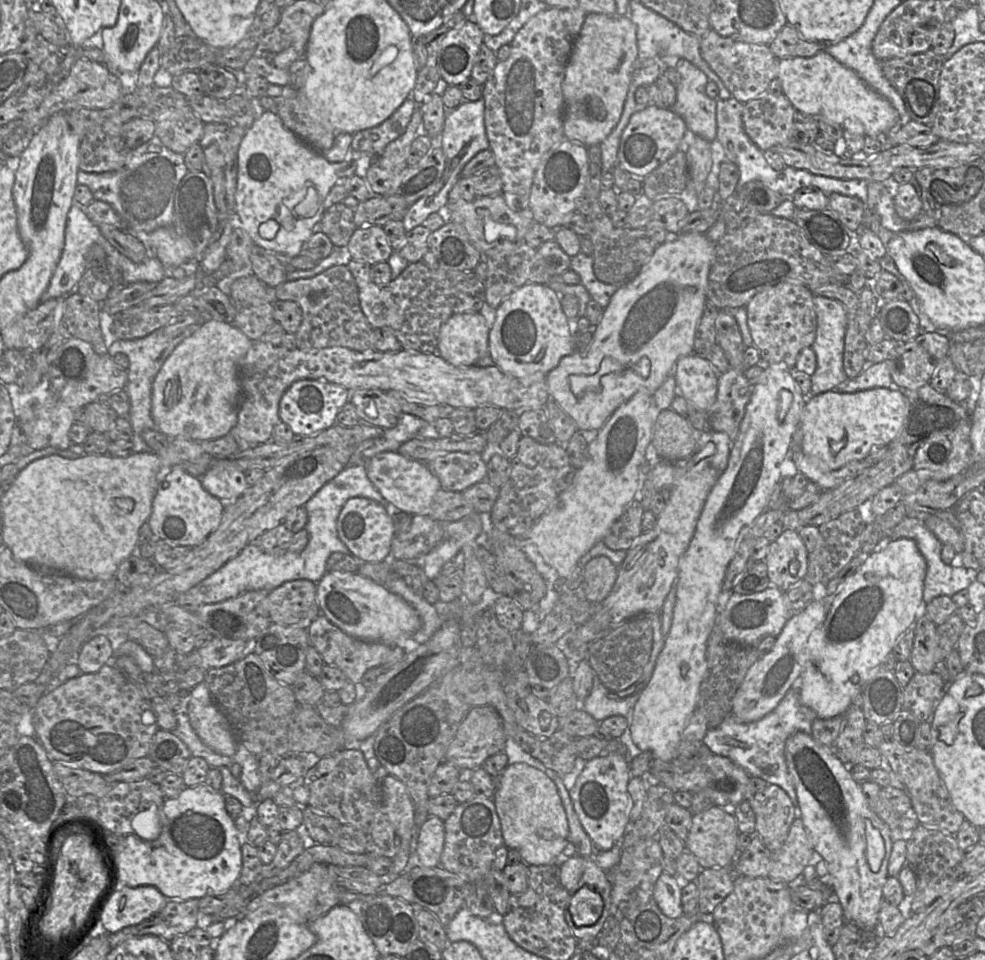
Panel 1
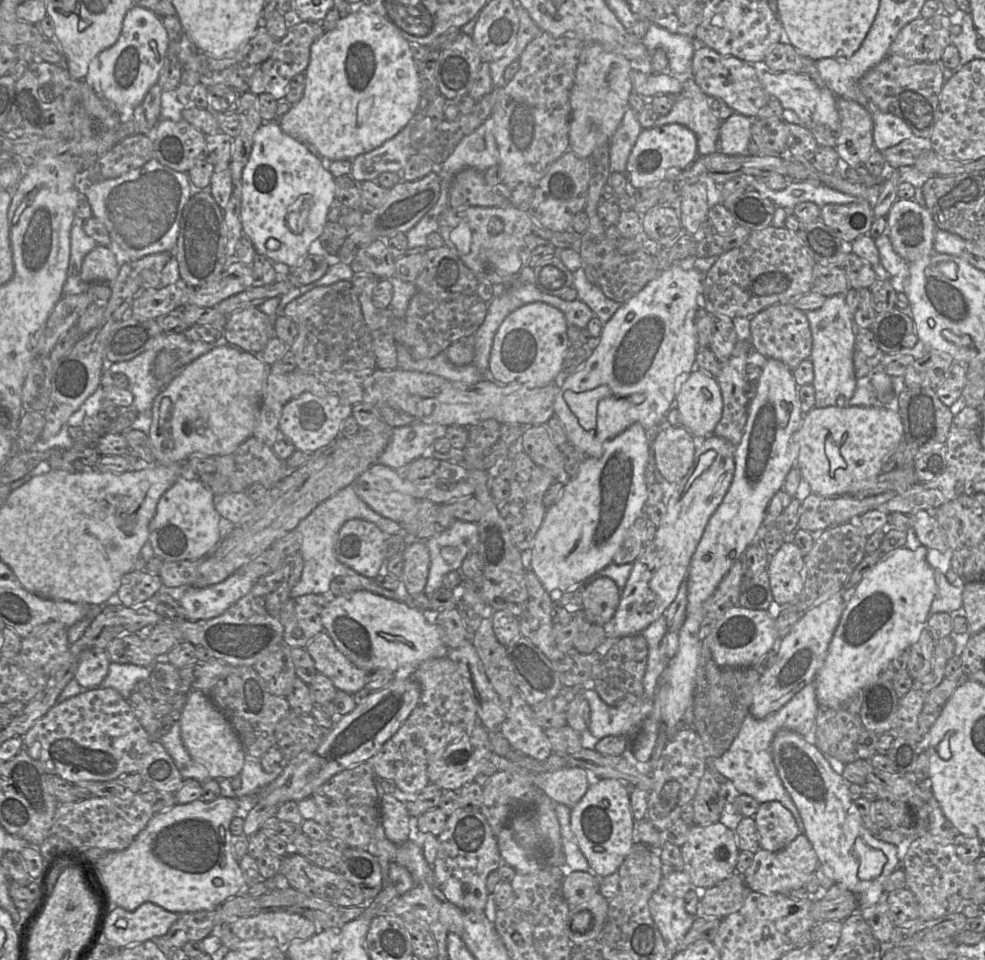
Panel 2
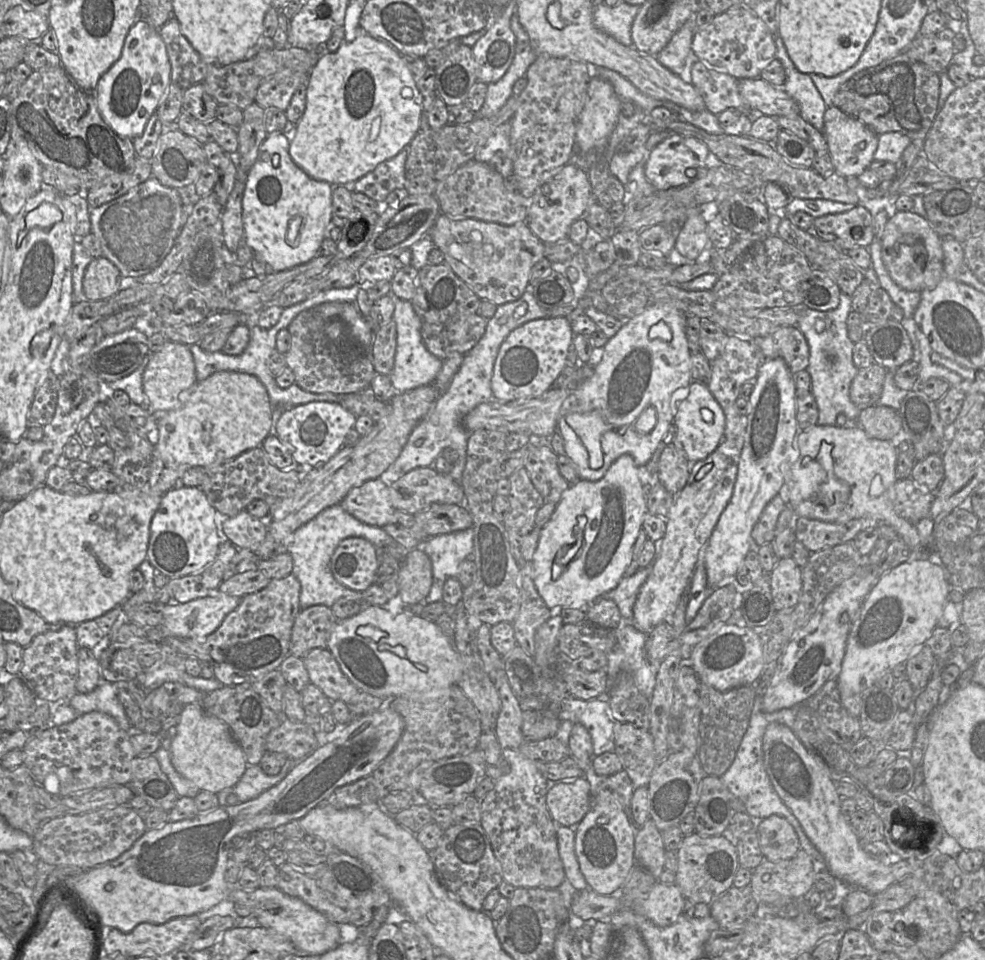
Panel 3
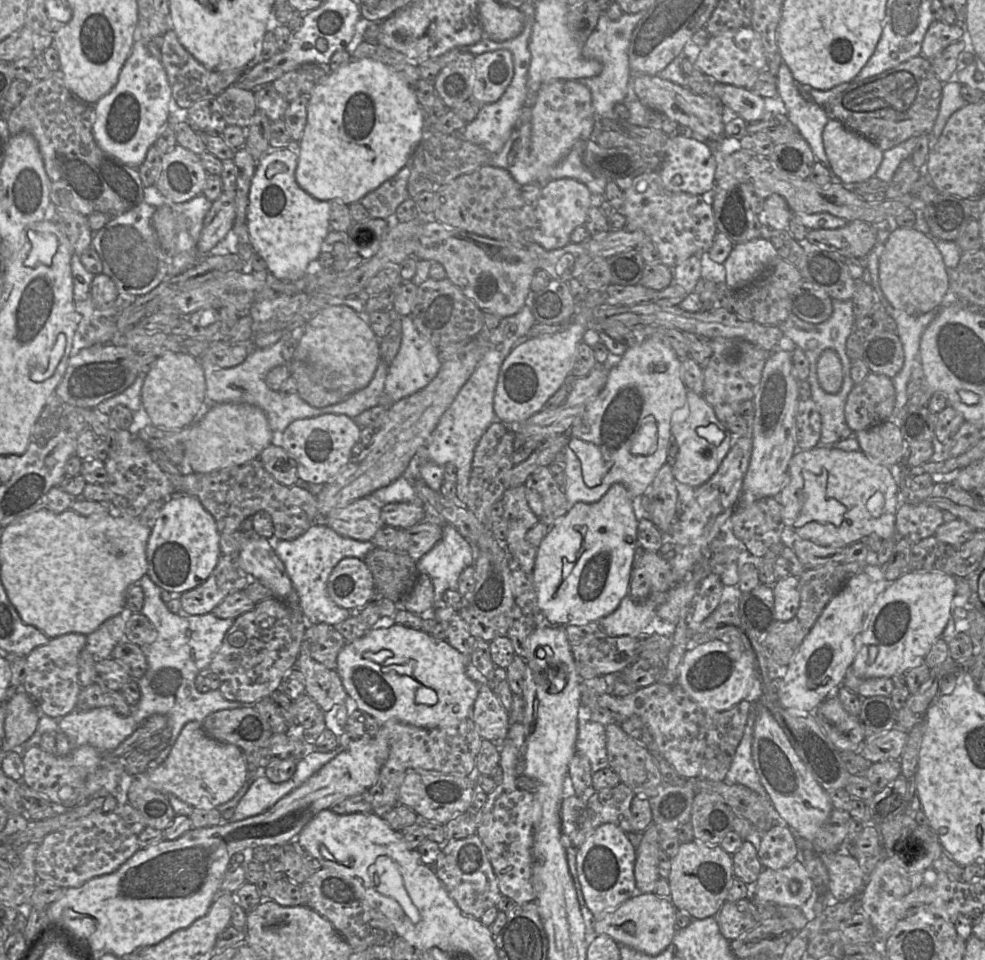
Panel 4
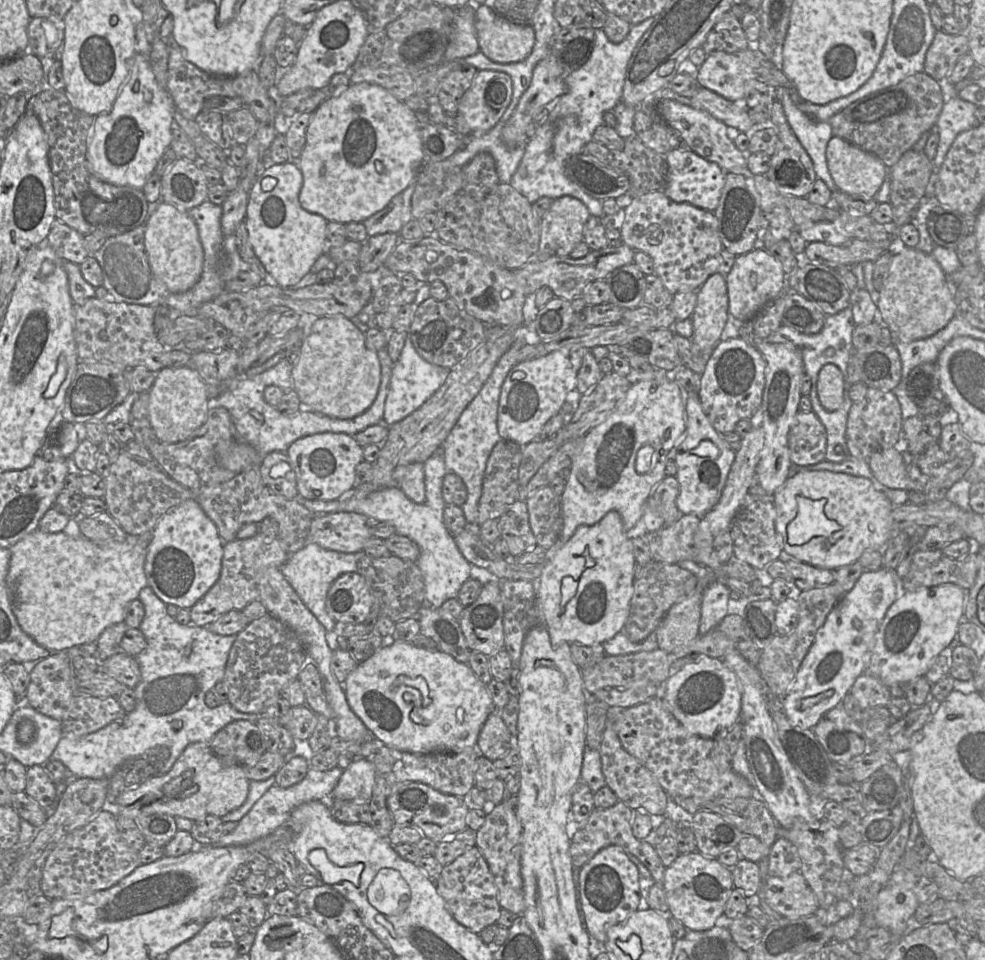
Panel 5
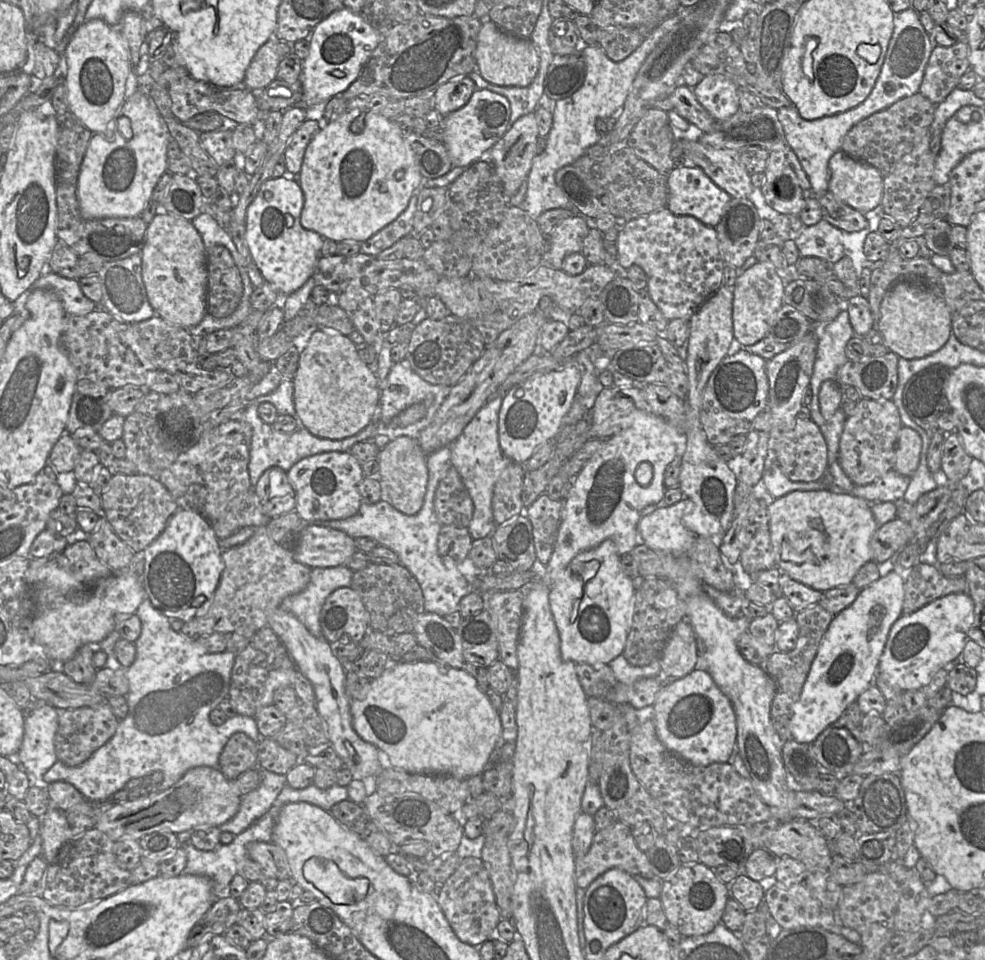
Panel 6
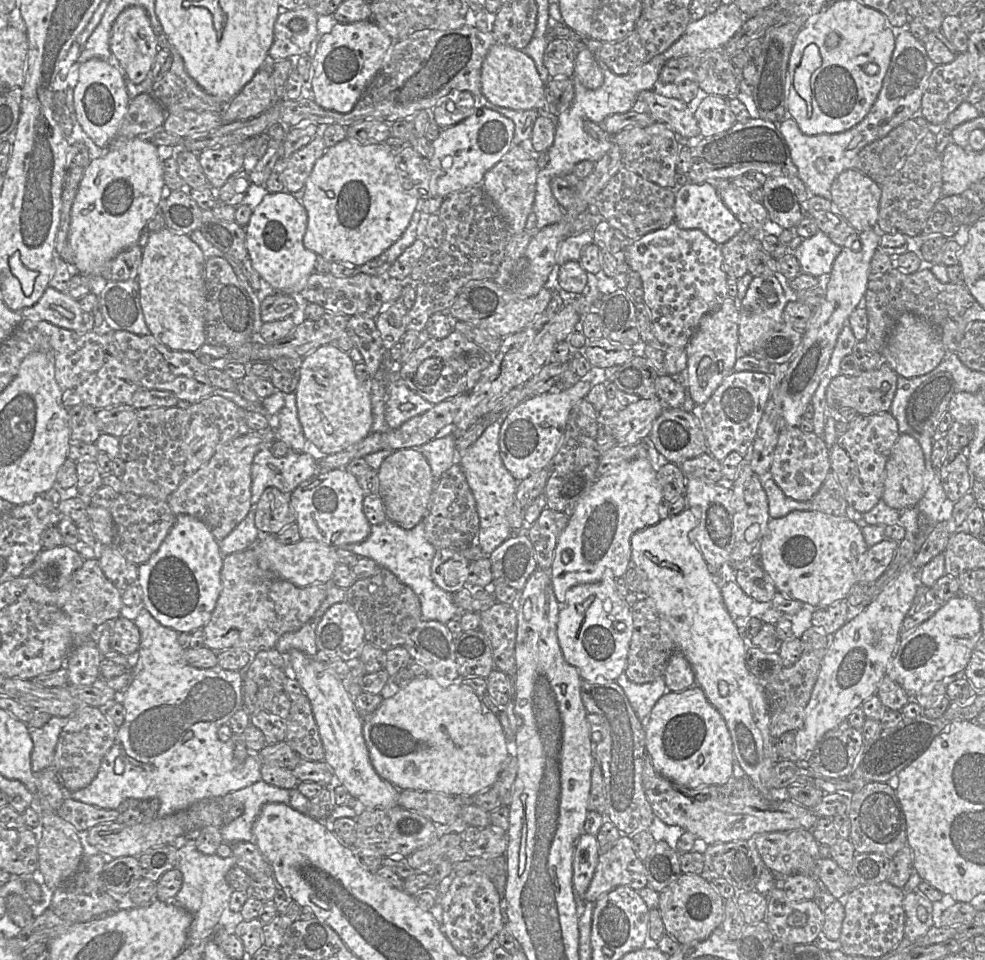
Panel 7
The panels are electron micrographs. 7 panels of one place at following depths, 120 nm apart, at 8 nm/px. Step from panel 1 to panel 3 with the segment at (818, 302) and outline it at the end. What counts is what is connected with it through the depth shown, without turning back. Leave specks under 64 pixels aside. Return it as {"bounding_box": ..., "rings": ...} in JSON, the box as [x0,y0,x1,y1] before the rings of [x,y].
{"bounding_box":[797,293,861,425],"rings":[[[841,293],[839,305],[831,311],[820,312],[803,307],[797,312],[797,327],[809,347],[807,371],[811,378],[811,393],[819,411],[818,425],[836,425],[840,414],[851,422],[857,422],[861,411],[850,400],[851,383],[857,373],[853,363],[853,343],[848,337],[847,329],[847,319],[851,311],[851,297]]]}

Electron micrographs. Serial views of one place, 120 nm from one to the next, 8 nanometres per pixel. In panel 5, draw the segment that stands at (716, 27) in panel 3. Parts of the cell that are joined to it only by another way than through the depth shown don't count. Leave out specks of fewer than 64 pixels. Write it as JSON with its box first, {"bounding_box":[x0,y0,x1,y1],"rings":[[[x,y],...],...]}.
{"bounding_box":[696,47,761,102],"rings":[[[750,47],[735,53],[717,51],[706,56],[705,61],[698,68],[696,81],[699,87],[709,89],[730,101],[737,102],[743,99],[746,87],[751,80],[756,78],[757,68],[760,65],[761,53]]]}

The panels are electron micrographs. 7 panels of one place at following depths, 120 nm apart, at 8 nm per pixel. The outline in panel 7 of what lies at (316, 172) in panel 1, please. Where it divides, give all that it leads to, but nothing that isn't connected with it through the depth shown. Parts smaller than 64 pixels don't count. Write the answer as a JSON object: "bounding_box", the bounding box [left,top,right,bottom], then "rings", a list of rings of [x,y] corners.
{"bounding_box":[246,191,317,294],"rings":[[[287,191],[267,193],[253,210],[246,230],[246,248],[253,268],[276,292],[296,294],[315,272],[317,254],[305,248],[303,237],[307,227],[307,212],[303,204]]]}

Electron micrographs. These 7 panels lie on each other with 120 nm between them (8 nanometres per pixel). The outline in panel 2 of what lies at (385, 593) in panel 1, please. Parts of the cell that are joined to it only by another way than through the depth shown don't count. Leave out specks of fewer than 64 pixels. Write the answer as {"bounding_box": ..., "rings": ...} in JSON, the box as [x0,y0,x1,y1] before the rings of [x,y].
{"bounding_box":[322,590,449,677],"rings":[[[365,590],[347,596],[328,596],[322,624],[337,649],[367,673],[388,670],[395,677],[412,677],[419,663],[447,656],[449,651],[432,614]]]}

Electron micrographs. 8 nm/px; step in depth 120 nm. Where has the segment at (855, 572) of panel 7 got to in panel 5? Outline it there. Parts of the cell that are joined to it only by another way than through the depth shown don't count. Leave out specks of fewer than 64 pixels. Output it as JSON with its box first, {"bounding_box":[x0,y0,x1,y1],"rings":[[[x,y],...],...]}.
{"bounding_box":[772,470,894,570],"rings":[[[828,470],[801,471],[788,476],[772,495],[772,501],[784,553],[816,567],[836,570],[858,561],[867,549],[883,550],[892,537],[891,512],[894,507],[873,479]]]}

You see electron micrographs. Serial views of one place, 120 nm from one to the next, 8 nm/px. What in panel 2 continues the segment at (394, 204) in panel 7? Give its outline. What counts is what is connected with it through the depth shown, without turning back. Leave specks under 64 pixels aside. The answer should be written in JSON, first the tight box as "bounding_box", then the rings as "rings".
{"bounding_box":[277,3,420,161],"rings":[[[362,3],[355,8],[340,18],[334,29],[325,32],[312,44],[303,97],[281,119],[277,119],[286,134],[330,161],[352,161],[381,146],[407,125],[420,100],[419,75],[412,58],[411,44],[372,7]]]}

